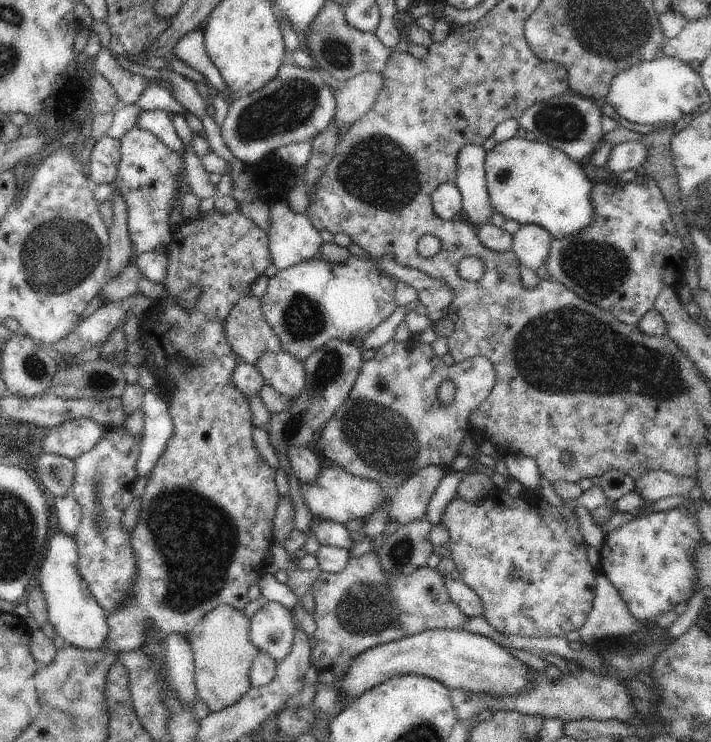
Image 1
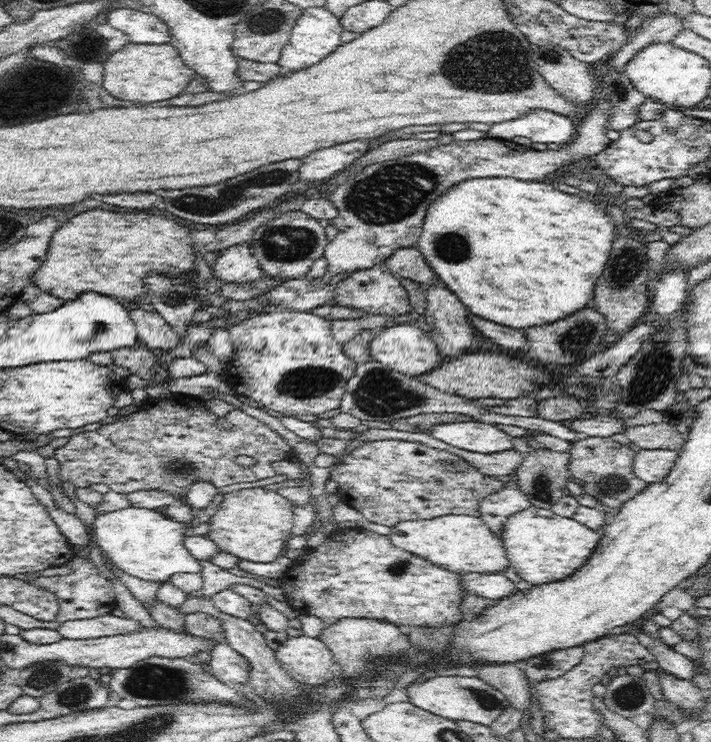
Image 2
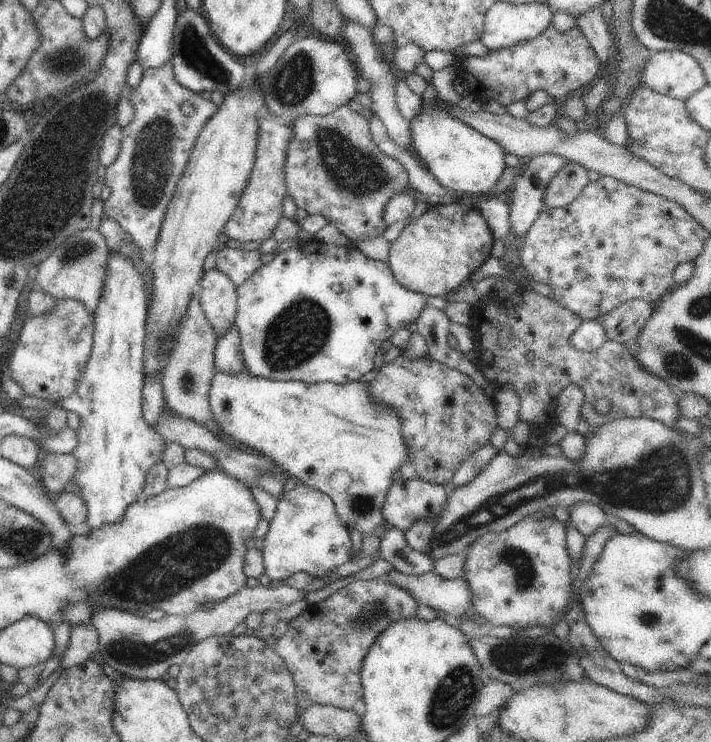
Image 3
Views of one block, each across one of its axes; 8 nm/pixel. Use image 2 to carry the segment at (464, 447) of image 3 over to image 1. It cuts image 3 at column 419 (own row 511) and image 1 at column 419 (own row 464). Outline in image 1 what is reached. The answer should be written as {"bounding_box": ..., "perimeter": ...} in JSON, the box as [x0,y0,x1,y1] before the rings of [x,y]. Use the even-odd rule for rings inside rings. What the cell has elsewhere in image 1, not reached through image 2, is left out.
{"bounding_box":[322,336,494,491],"perimeter":[[[412,336],[399,343],[391,339],[368,355],[350,394],[322,430],[322,454],[345,473],[377,482],[395,491],[430,464],[450,468],[452,460],[460,453],[462,440],[468,434],[474,434],[470,413],[487,397],[494,383],[493,364],[485,356],[449,365],[434,353],[430,343],[425,343],[420,337]],[[446,379],[452,380],[457,386],[456,397],[447,408],[440,406],[437,398],[438,388]]]}

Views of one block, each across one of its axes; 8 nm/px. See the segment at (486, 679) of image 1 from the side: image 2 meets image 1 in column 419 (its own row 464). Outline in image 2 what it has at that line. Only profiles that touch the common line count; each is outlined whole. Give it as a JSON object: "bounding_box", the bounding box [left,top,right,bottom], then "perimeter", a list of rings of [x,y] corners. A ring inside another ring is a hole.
{"bounding_box":[632,449,679,484],"perimeter":[[[642,449],[634,456],[632,470],[648,484],[664,480],[675,465],[679,451],[669,449]]]}

